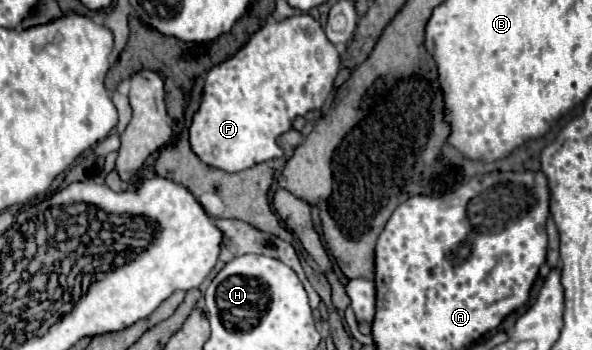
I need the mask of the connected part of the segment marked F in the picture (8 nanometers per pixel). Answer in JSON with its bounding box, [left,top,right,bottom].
[190,16,340,172]

